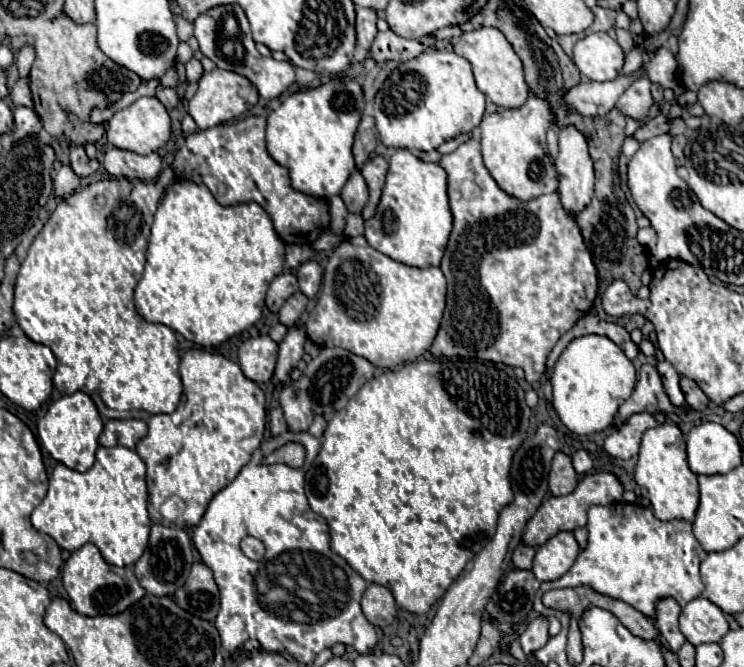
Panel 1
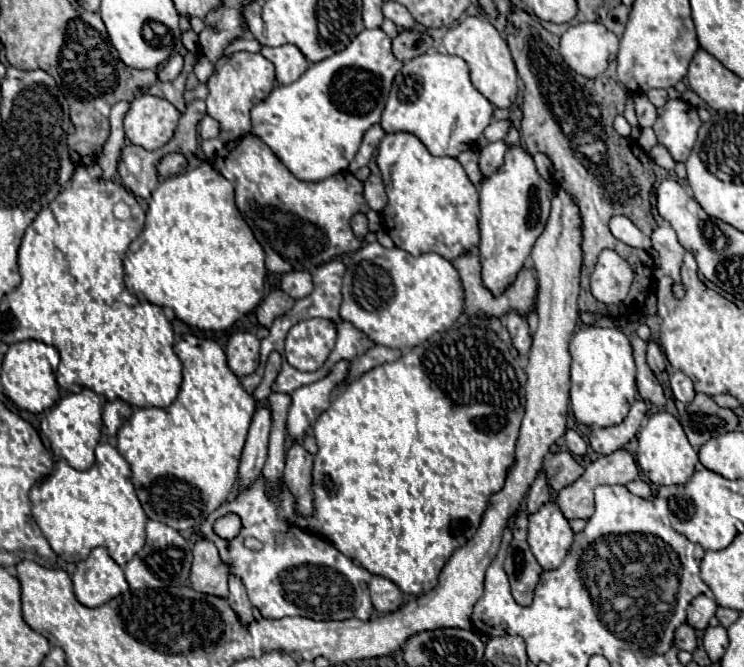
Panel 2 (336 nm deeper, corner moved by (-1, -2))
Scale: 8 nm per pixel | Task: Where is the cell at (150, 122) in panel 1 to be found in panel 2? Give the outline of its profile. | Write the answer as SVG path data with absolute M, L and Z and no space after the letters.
M141 95L125 115L125 135L133 145L147 151L159 149L173 137L179 115L169 101L155 95Z

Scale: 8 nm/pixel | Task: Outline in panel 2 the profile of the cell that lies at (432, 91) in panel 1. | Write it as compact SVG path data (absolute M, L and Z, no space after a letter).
M425 53L407 61L395 77L381 127L385 133L413 133L431 155L457 157L479 139L491 119L493 105L473 87L467 63L455 55Z

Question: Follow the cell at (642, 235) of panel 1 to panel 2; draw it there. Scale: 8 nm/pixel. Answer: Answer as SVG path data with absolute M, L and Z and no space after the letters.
M661 223L653 231L651 241L653 241L653 249L657 251L659 256L655 261L657 265L654 265L653 270L655 277L659 279L663 275L669 275L669 277L677 279L681 271L681 265L683 265L685 249L679 245L673 227L669 223Z

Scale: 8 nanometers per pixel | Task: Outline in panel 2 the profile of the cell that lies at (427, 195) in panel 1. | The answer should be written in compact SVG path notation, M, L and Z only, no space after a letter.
M387 133L377 151L377 165L385 183L389 197L387 207L383 209L383 219L387 233L397 247L405 249L411 255L421 255L427 251L439 253L447 261L471 253L479 245L479 193L473 183L467 179L461 163L453 157L435 157L413 133Z

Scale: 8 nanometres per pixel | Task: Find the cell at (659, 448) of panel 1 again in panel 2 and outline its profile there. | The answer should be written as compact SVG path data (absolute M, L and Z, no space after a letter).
M659 411L649 415L645 425L639 431L637 461L645 477L653 485L685 485L685 481L693 475L699 457L697 457L697 451L689 445L689 439L685 437L681 423L671 413Z

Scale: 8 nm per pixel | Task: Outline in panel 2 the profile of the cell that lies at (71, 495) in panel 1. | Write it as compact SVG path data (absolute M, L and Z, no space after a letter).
M99 443L95 457L95 465L87 471L77 471L67 461L59 459L53 473L45 481L35 483L29 491L31 515L61 559L79 563L89 557L91 549L105 547L117 565L125 567L145 545L147 515L129 479L129 463L121 453L109 443Z

